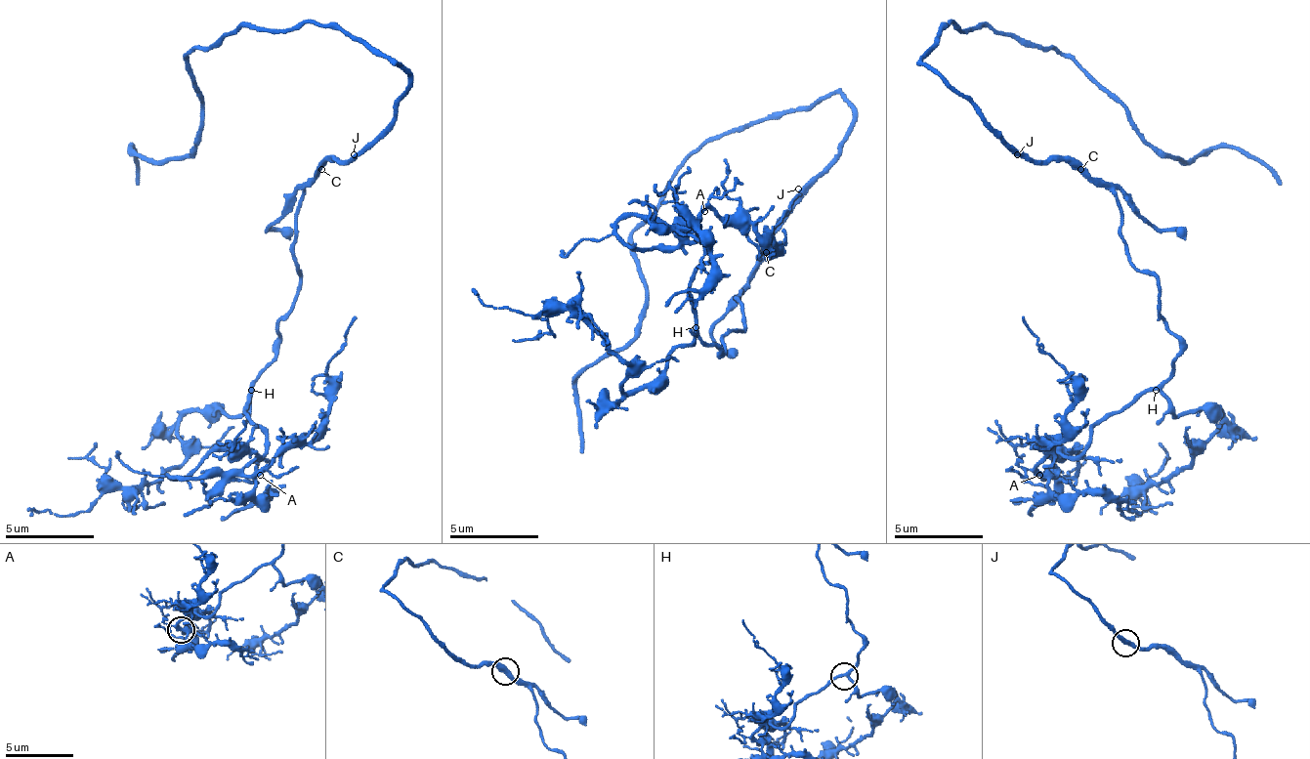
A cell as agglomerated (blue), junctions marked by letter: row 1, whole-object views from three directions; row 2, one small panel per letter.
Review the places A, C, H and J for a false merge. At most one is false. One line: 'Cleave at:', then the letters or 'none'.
Cleave at: none

